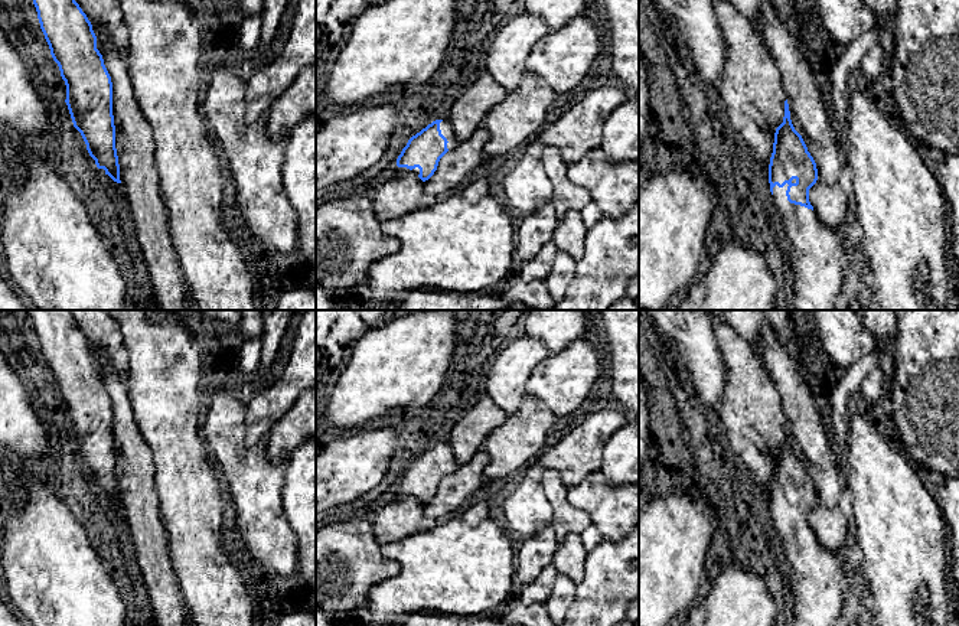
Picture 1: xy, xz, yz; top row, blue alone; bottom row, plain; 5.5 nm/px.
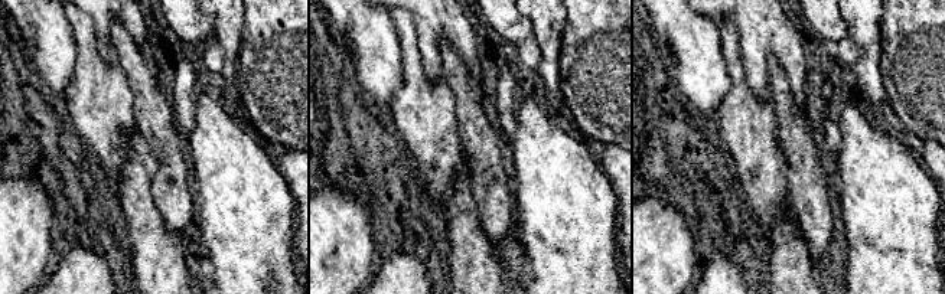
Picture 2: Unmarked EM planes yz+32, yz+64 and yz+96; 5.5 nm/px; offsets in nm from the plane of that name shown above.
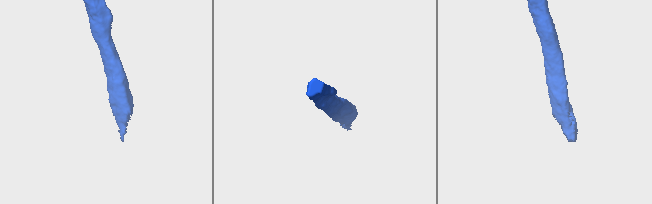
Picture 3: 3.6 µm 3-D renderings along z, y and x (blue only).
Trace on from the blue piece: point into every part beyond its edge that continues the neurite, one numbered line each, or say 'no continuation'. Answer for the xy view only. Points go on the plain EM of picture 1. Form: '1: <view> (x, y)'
no continuation

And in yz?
1: yz (816, 583)

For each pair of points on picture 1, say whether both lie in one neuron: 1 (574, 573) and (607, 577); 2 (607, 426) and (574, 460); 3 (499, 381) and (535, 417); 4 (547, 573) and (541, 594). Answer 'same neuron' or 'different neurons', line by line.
1: different neurons
2: same neuron
3: different neurons
4: same neuron

